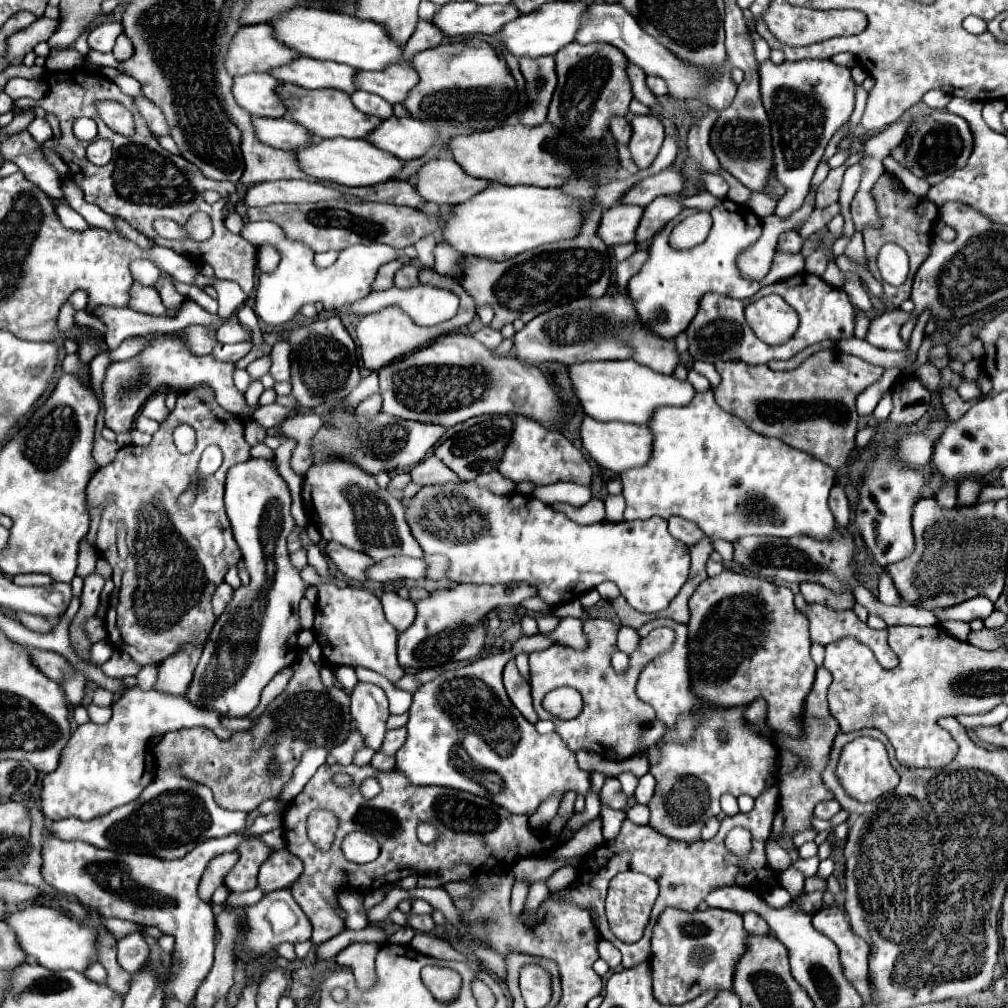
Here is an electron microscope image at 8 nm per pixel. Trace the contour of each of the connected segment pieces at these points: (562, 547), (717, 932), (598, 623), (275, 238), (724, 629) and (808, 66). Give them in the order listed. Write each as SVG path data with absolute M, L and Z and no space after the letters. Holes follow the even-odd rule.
M474 483L460 487L452 489L452 495L430 493L428 487L422 487L406 507L406 521L424 553L440 553L450 559L448 577L454 583L526 581L538 587L538 595L550 607L556 607L578 599L602 581L612 581L636 611L656 613L668 607L688 579L690 551L670 535L668 521L662 517L580 527L534 497L492 495ZM452 501L460 505L458 513L454 513Z
M666 907L652 931L650 969L656 1001L662 1005L682 1005L708 989L732 989L736 963L746 953L746 937L742 917L734 911L706 909L688 913Z
M586 619L586 621L582 621L582 627L584 627L586 635L590 637L590 647L586 651L576 651L566 645L552 643L544 651L530 653L530 673L532 673L530 687L532 687L534 709L540 719L550 719L556 725L556 733L564 739L564 743L572 751L584 749L584 751L600 753L614 761L622 761L622 759L632 757L636 751L640 751L638 739L642 735L642 727L646 727L650 721L654 721L652 707L648 703L642 703L636 697L638 675L640 675L642 667L646 667L646 663L650 663L650 659L656 659L656 655L662 655L672 647L674 631L670 627L660 627L660 629L654 629L648 637L644 637L640 641L640 649L634 655L630 655L628 671L624 675L620 675L610 665L612 651L610 651L610 643L606 637L606 635L618 635L620 625L616 625L614 621L608 621L608 619ZM564 685L576 687L584 699L582 713L570 721L556 719L554 715L546 713L542 707L544 695L548 691L564 687Z
M270 221L246 223L242 235L254 245L274 245L282 255L282 263L278 265L278 269L274 273L264 273L258 279L254 311L268 327L280 327L288 323L306 303L322 301L326 311L336 311L346 303L354 303L366 297L372 291L372 283L376 279L378 269L384 263L394 261L398 257L396 249L392 249L390 245L374 245L374 243L352 245L340 253L334 265L320 269L314 265L314 251L310 251L310 247L304 247L304 243L288 239L276 223L270 223Z
M722 571L718 577L714 579L706 579L700 583L700 587L696 589L696 593L690 597L690 635L688 635L688 649L690 649L690 671L692 671L692 687L694 693L704 699L706 703L712 705L720 705L720 707L740 707L740 705L748 705L758 697L764 697L767 703L767 724L774 729L774 731L782 731L790 737L800 737L802 735L802 707L804 707L804 699L812 689L814 683L814 673L816 673L816 665L810 657L810 623L808 619L796 609L794 605L794 593L788 587L780 587L772 581L760 579L760 577L752 577L752 575L742 575L742 573L734 573L734 571Z
M832 59L784 61L782 65L766 61L760 65L760 91L772 125L774 171L786 187L786 195L778 201L774 215L788 217L804 203L828 141L854 111L854 81L850 67L838 65Z

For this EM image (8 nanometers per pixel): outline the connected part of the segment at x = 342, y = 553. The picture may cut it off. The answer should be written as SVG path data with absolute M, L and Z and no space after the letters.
M328 543L326 553L336 563L338 571L342 571L346 577L356 579L356 581L366 581L366 569L376 563L366 553L352 551L352 549L342 547L338 543Z

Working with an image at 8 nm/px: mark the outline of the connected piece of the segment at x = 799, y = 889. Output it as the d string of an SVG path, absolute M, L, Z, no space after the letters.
M794 867L781 872L778 878L781 887L786 889L792 898L803 893L805 877Z

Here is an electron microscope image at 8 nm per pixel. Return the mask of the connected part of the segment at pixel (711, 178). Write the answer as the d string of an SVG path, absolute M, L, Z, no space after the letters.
M706 173L704 177L704 187L712 193L712 195L716 195L716 197L726 197L726 193L728 193L728 183L718 175L718 173Z

